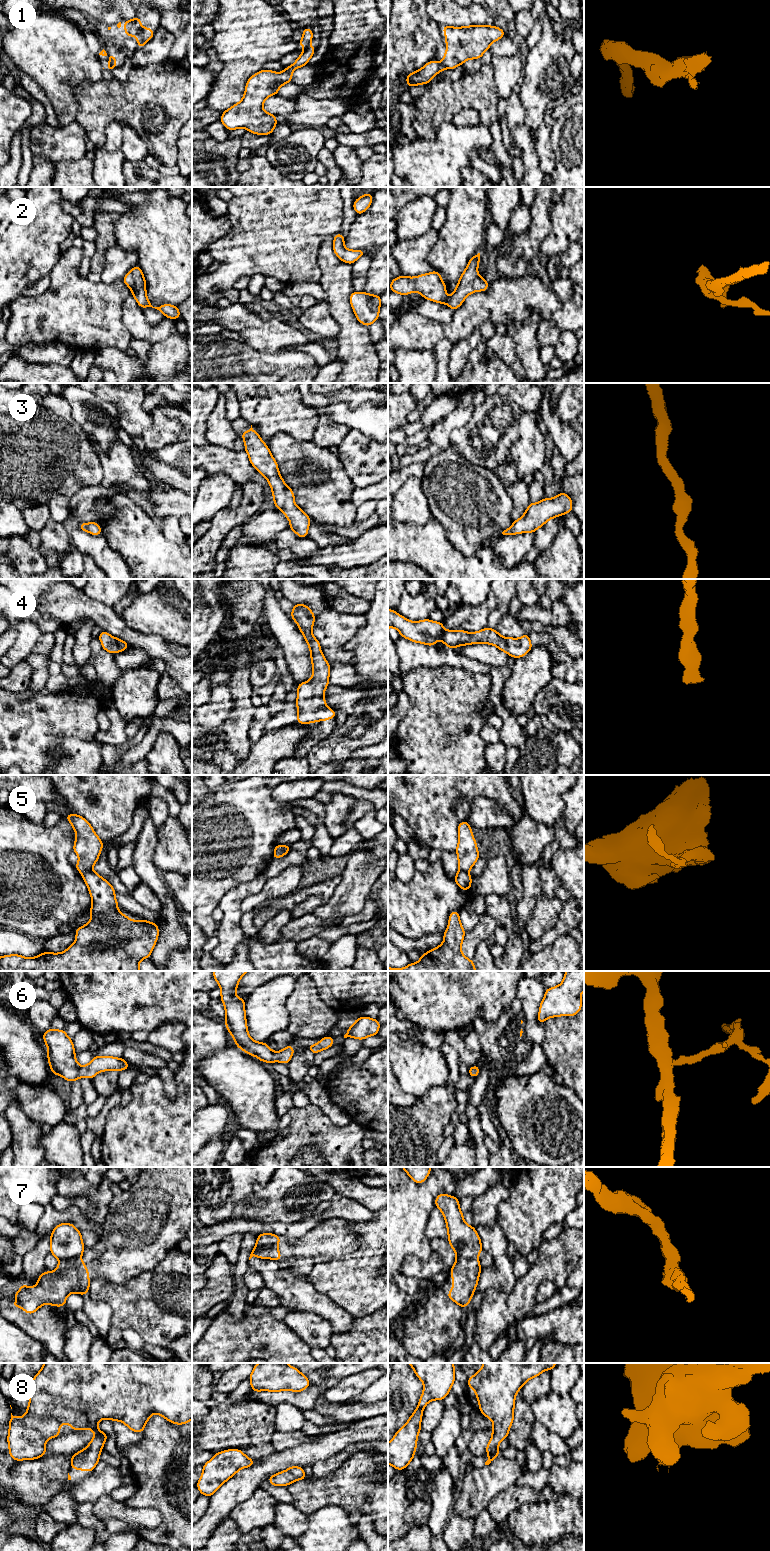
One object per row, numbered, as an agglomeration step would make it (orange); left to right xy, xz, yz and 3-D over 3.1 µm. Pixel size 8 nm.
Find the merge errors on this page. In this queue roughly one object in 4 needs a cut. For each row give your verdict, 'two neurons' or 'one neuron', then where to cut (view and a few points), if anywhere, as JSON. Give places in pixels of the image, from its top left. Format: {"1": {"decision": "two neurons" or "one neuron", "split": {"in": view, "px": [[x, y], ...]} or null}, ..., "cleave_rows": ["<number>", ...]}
{"1": {"decision": "two neurons", "split": {"in": "xz", "px": [[309, 45], [305, 49]]}}, "2": {"decision": "one neuron", "split": null}, "3": {"decision": "one neuron", "split": null}, "4": {"decision": "one neuron", "split": null}, "5": {"decision": "two neurons", "split": {"in": "xy", "px": [[91, 869], [82, 874]]}}, "6": {"decision": "one neuron", "split": null}, "7": {"decision": "two neurons", "split": {"in": "xy", "px": [[80, 1255], [59, 1260]]}}, "8": {"decision": "one neuron", "split": null}, "cleave_rows": ["1", "5", "7"]}

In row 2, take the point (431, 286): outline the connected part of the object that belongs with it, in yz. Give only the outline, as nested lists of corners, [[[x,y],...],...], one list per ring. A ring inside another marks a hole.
[[[480,253],[469,259],[468,265],[449,299],[446,298],[446,284],[440,273],[435,270],[417,277],[401,275],[390,282],[390,290],[402,296],[416,291],[427,300],[447,304],[454,311],[461,306],[469,294],[488,290],[489,283],[477,273],[479,261]]]

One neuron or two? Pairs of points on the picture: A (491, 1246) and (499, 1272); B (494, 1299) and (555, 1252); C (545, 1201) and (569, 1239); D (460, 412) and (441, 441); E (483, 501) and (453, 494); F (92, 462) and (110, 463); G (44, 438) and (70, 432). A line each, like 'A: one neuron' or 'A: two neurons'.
A: one neuron
B: one neuron
C: two neurons
D: one neuron
E: one neuron
F: two neurons
G: one neuron

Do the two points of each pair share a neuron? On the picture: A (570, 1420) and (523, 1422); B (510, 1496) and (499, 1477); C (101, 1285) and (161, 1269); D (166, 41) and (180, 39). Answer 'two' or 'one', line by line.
A: two
B: two
C: one
D: two

